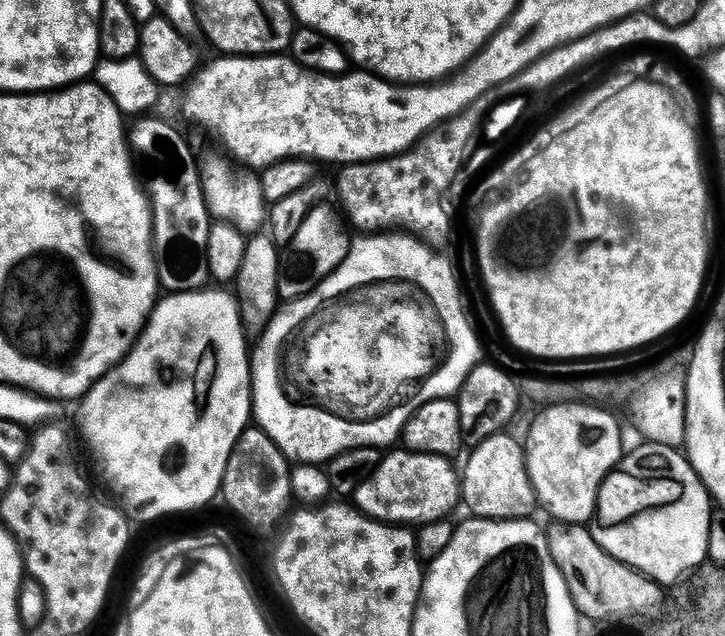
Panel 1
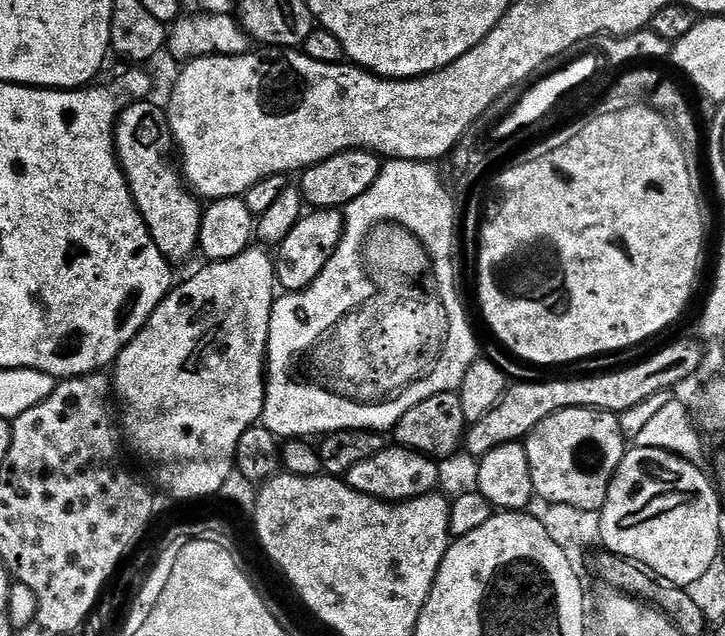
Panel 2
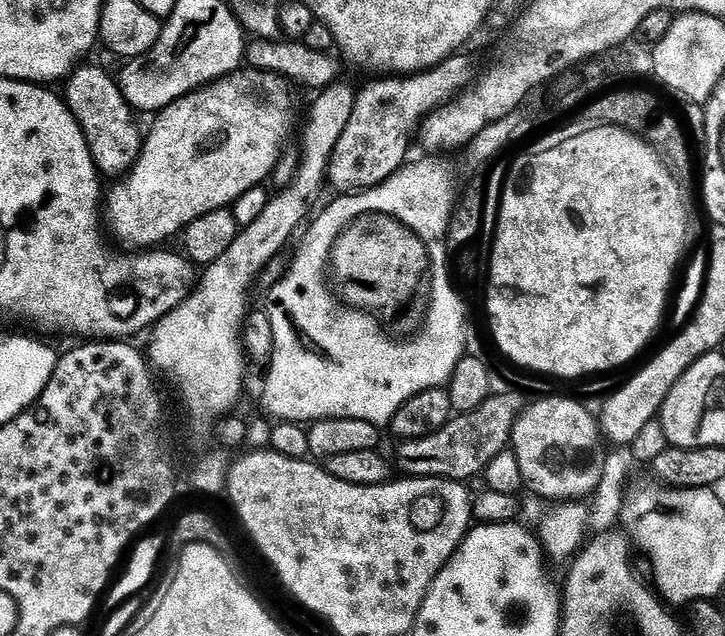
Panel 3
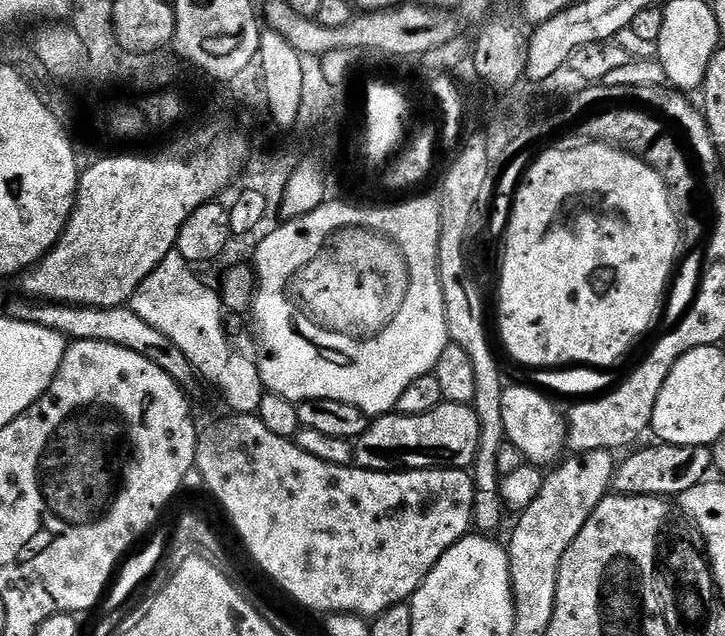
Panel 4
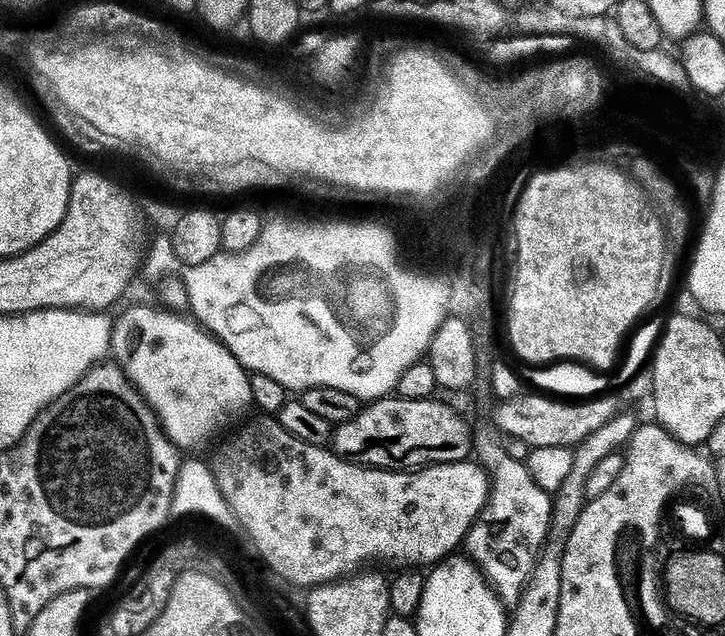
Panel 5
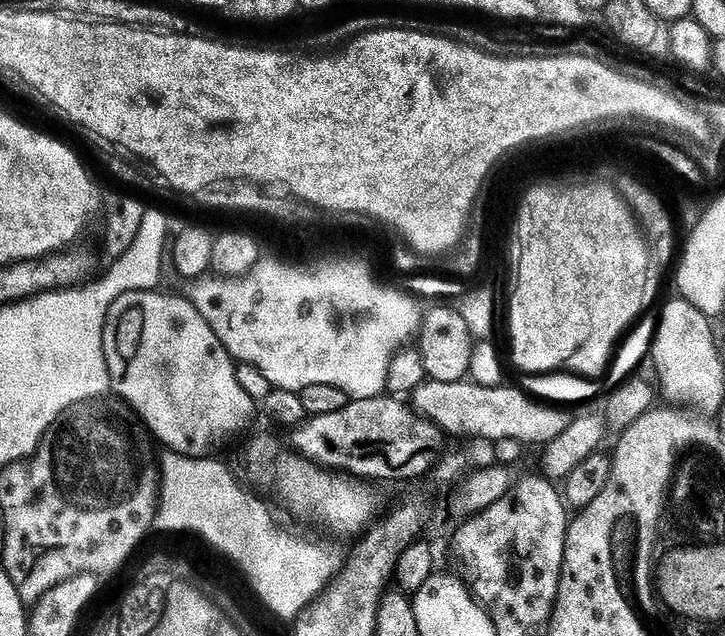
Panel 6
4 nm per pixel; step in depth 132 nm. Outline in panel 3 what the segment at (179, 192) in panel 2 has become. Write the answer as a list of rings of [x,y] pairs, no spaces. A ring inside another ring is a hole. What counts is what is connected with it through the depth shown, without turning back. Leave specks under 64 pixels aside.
[[[80,66],[67,77],[68,96],[66,103],[82,126],[90,154],[97,170],[105,177],[120,178],[136,165],[144,146],[142,128],[136,125],[137,113],[122,94],[119,83],[108,72],[100,68]]]

